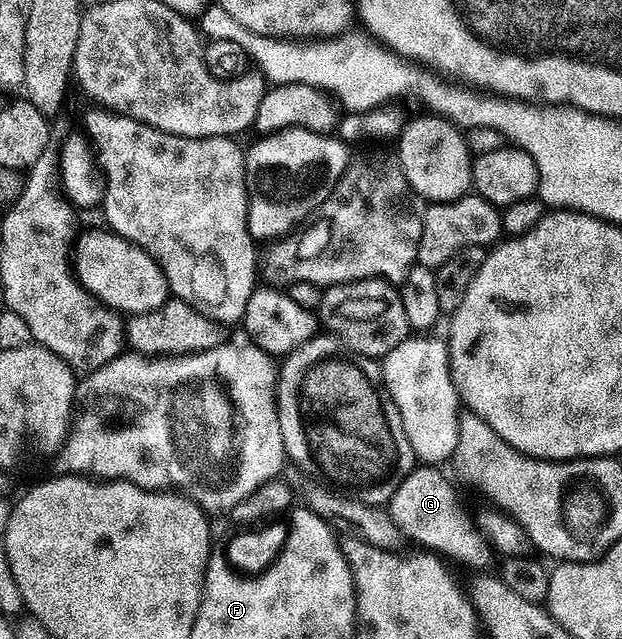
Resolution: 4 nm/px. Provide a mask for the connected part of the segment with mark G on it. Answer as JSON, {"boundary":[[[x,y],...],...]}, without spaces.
{"boundary":[[[416,466],[412,473],[398,486],[387,505],[388,513],[398,526],[398,530],[409,541],[421,544],[421,549],[431,550],[441,557],[449,556],[472,570],[484,570],[494,558],[493,547],[480,531],[477,521],[468,517],[466,509],[460,505],[460,496],[452,489],[452,484],[440,473],[436,466]]]}

